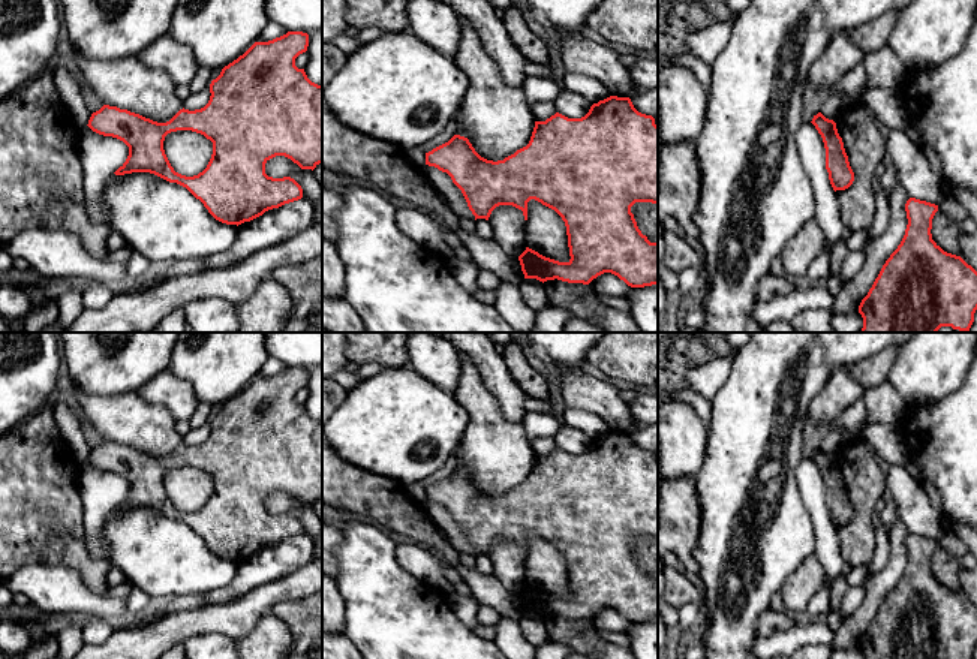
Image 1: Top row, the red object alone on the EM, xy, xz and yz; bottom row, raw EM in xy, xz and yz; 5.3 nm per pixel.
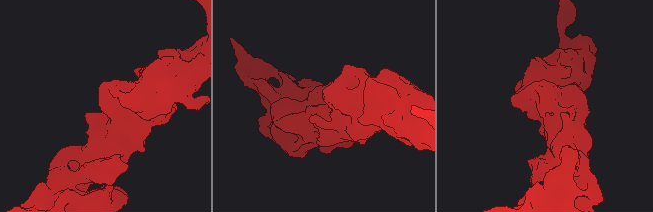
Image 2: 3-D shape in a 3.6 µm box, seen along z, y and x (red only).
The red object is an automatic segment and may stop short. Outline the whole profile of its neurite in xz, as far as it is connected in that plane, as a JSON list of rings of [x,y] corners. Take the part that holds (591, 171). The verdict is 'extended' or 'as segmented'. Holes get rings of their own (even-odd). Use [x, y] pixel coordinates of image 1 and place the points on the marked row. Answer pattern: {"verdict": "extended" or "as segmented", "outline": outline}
{"verdict": "as segmented", "outline": [[[610,96],[593,103],[581,118],[568,118],[559,112],[545,121],[535,121],[530,141],[503,160],[481,157],[468,138],[454,135],[448,142],[426,153],[426,165],[447,172],[462,190],[477,219],[488,220],[499,205],[512,205],[527,220],[527,202],[535,199],[554,210],[566,226],[571,259],[559,262],[526,247],[518,256],[524,279],[539,282],[562,280],[589,285],[604,273],[611,273],[631,288],[658,285],[658,243],[650,243],[637,226],[631,207],[635,202],[658,204],[658,126],[652,115],[638,112],[629,97]]]}

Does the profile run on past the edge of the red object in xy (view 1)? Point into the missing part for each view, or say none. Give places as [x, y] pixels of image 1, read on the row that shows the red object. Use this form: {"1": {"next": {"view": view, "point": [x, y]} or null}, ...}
{"1": {"next": null}}

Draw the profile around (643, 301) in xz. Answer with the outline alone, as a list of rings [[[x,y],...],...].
[[[658,285],[631,288],[626,295],[629,315],[643,332],[658,332]]]

